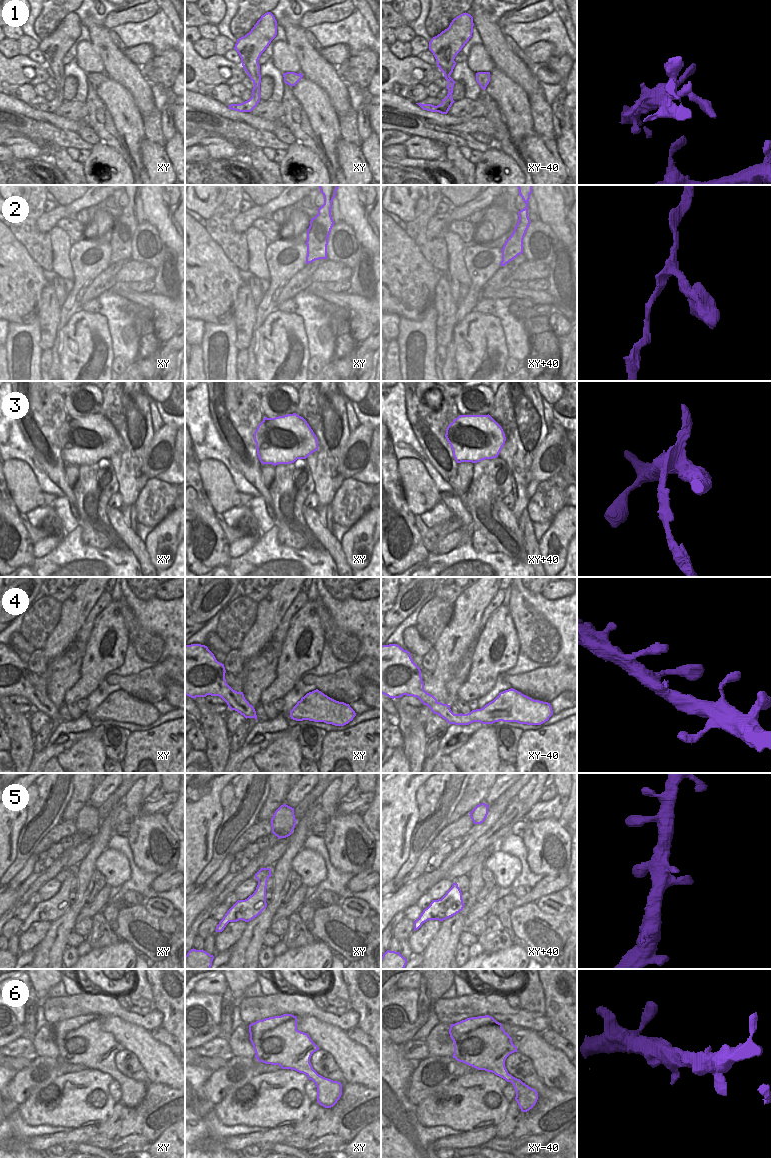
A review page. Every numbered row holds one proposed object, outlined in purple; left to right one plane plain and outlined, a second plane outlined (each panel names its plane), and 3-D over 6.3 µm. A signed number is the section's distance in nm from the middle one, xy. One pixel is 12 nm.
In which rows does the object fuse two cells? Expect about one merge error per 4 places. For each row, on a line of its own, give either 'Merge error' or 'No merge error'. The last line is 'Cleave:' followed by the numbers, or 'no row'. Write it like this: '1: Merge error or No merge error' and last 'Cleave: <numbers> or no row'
1: No merge error
2: No merge error
3: Merge error
4: No merge error
5: No merge error
6: No merge error
Cleave: 3.

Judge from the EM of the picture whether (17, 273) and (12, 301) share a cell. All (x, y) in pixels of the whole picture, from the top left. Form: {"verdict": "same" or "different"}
{"verdict": "same"}

